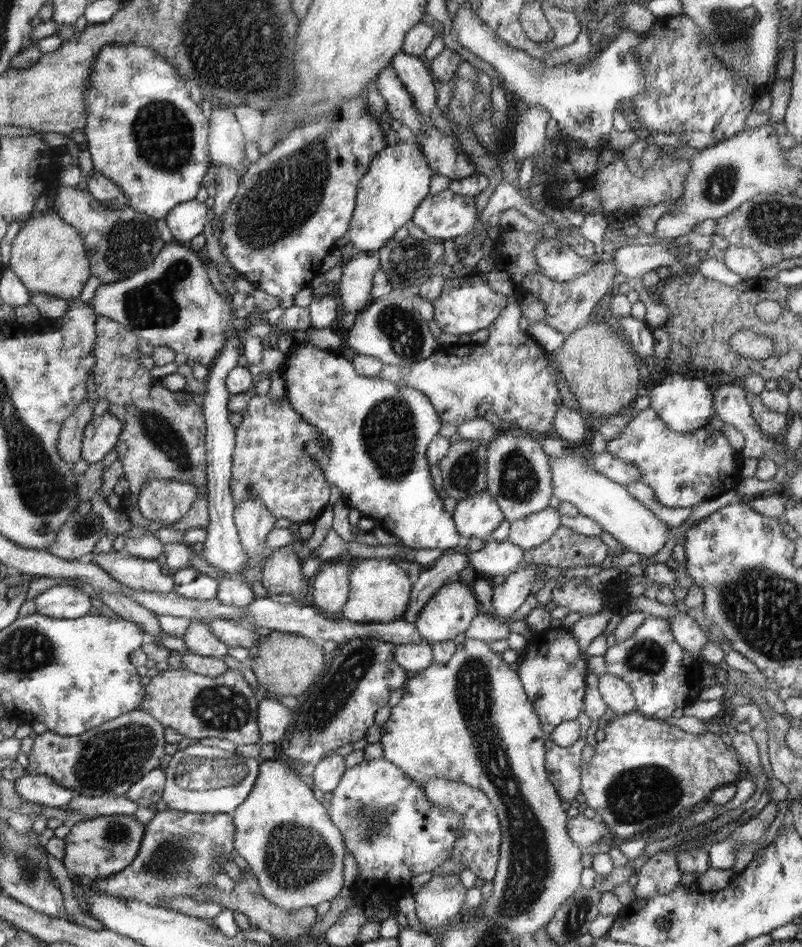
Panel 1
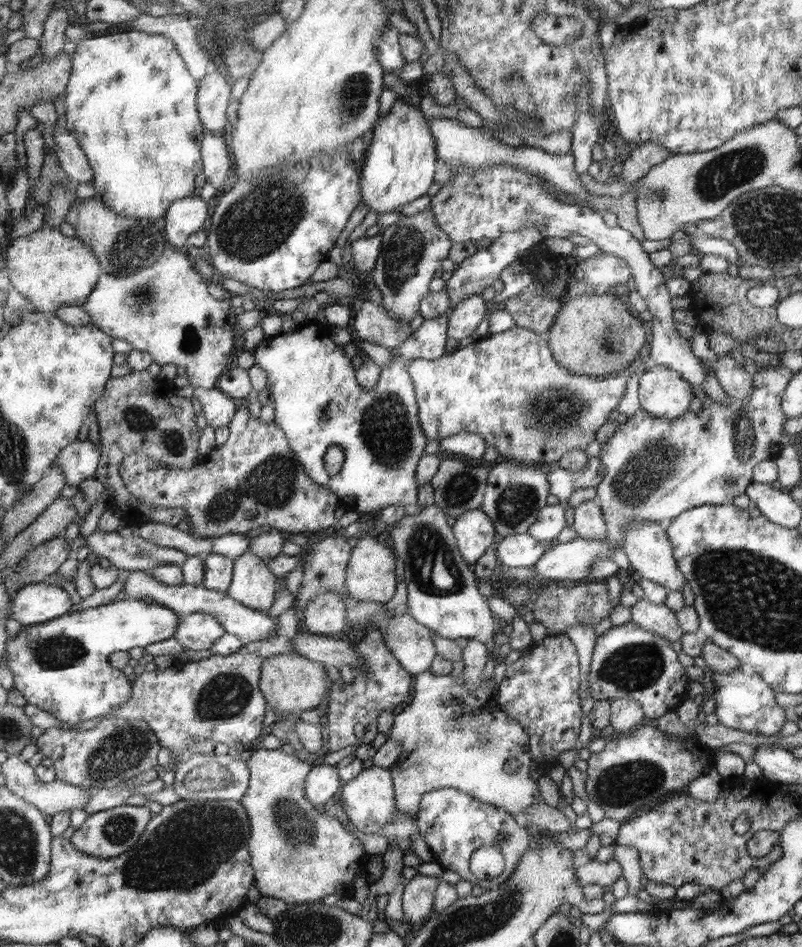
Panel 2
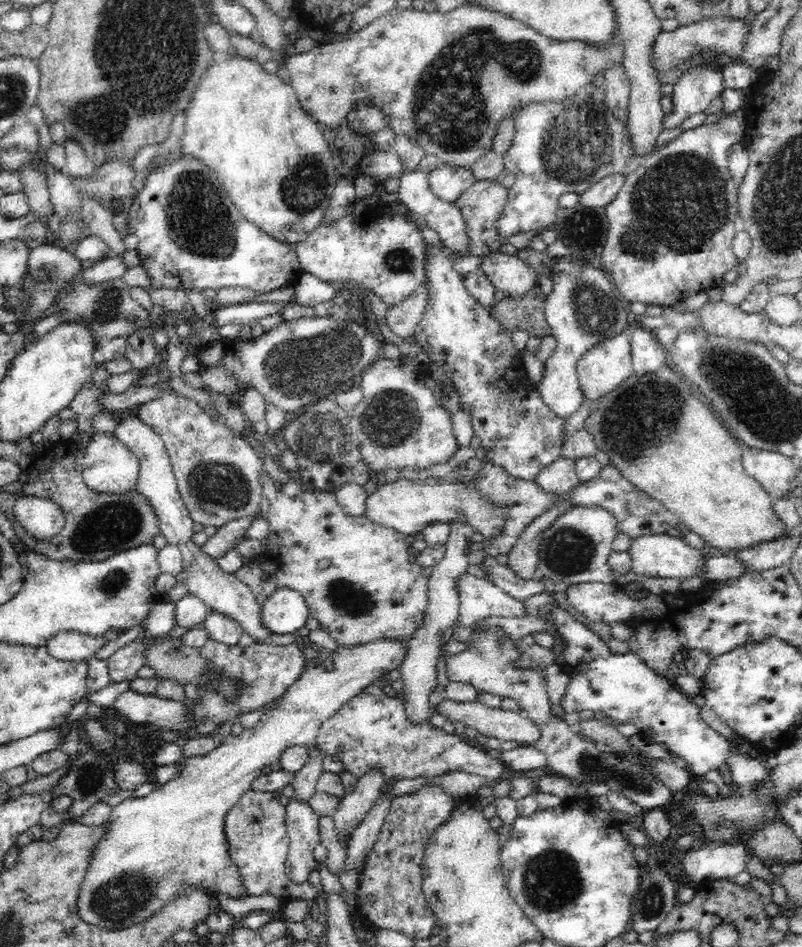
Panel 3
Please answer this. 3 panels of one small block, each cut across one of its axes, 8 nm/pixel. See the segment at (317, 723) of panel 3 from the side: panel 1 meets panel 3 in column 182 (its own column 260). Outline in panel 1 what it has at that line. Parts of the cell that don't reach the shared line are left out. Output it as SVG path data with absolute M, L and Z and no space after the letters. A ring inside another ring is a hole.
M262 759L258 776L250 796L232 812L236 825L236 838L233 840L236 852L246 860L253 875L261 885L265 897L288 912L300 911L304 907L318 906L340 894L344 888L342 878L342 858L346 854L341 830L332 823L326 808L314 798L308 782L304 784L296 772L286 763L276 759Z

